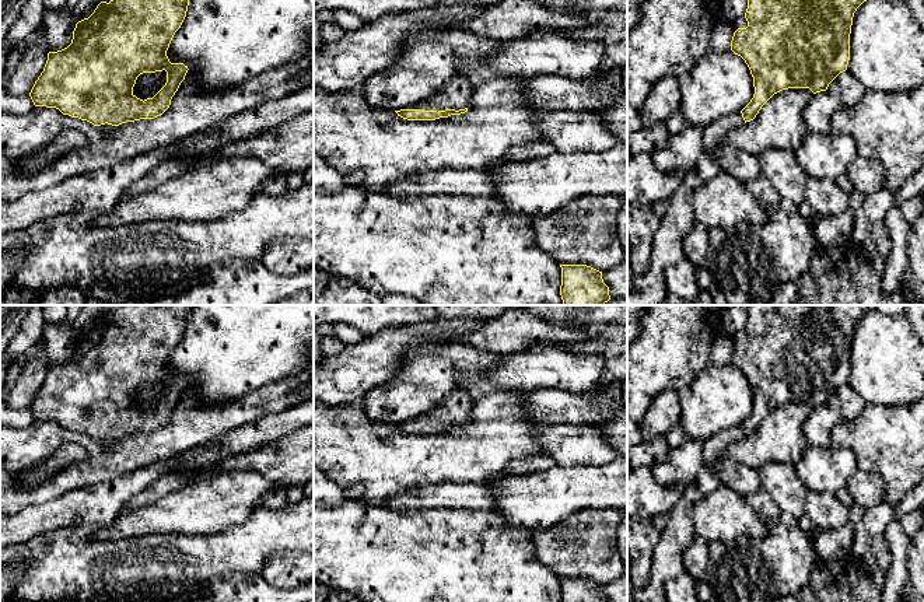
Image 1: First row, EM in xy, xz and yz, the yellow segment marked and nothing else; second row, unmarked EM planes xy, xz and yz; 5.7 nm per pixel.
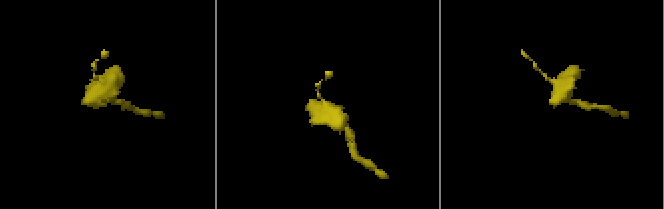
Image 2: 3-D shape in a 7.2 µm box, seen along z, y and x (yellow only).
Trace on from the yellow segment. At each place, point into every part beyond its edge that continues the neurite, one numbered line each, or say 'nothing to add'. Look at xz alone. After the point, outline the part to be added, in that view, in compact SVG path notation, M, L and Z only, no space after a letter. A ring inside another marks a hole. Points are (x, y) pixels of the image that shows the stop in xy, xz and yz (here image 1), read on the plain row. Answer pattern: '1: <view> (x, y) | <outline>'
1: xz (457, 406) | M465 388L454 391L444 403L438 405L427 414L414 417L407 423L420 424L445 424L445 423L465 423L469 419L469 410L473 399Z

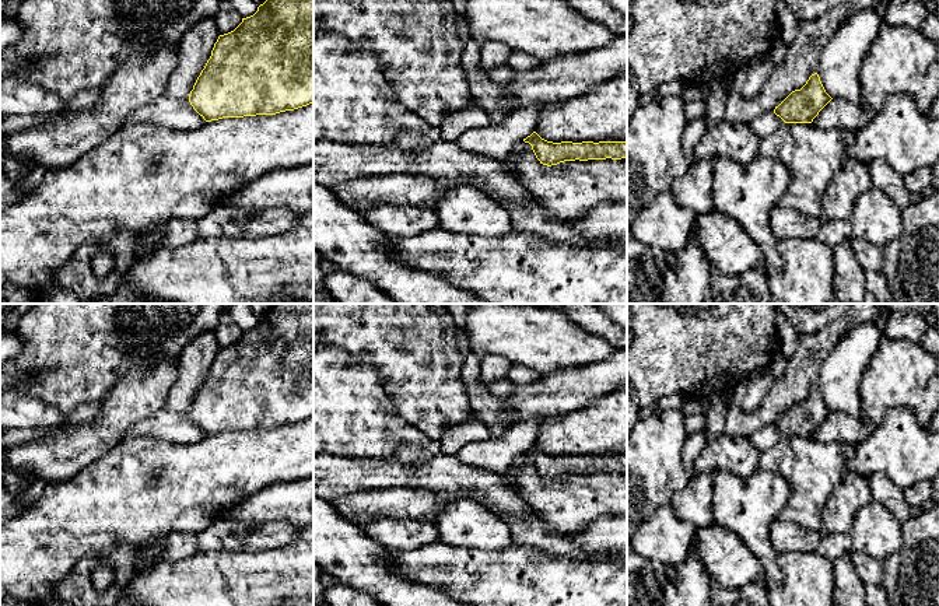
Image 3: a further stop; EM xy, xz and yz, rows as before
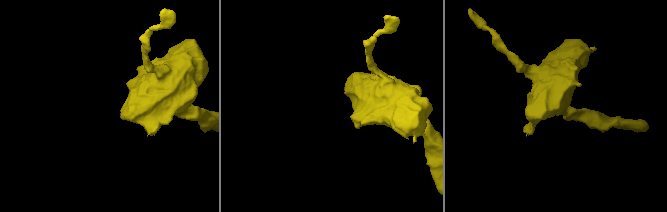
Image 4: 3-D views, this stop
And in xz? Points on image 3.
nothing to add

